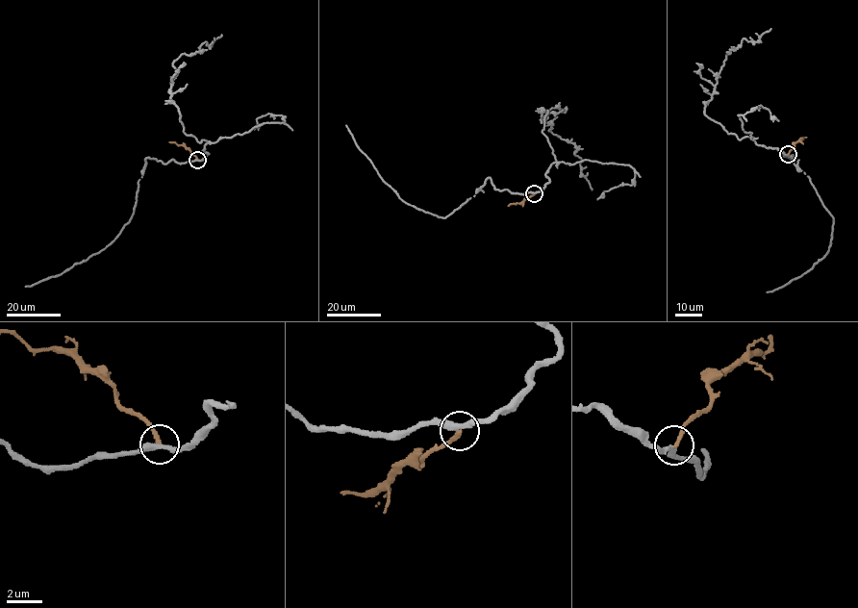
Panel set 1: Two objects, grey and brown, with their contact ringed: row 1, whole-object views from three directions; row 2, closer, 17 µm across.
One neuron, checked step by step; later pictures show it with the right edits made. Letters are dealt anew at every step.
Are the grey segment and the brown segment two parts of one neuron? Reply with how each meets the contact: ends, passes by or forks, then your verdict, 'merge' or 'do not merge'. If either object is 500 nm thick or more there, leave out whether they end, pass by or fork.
grey passes by; brown ends there; do not merge

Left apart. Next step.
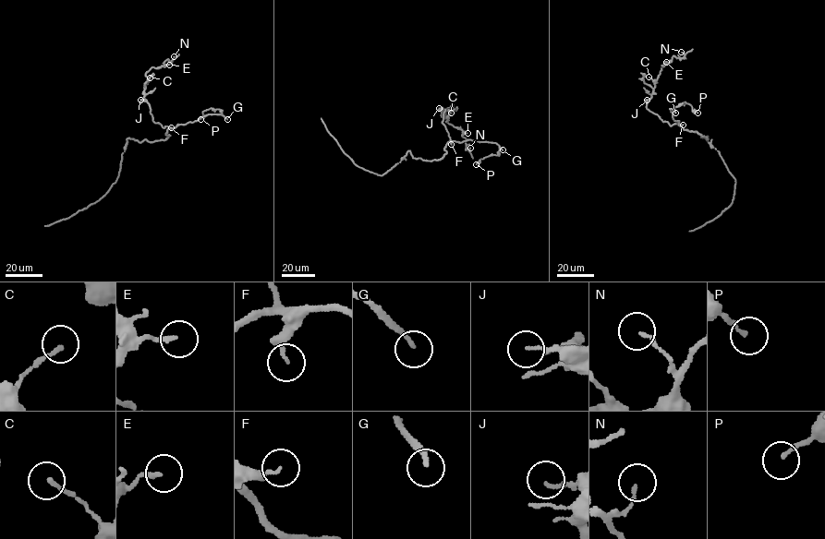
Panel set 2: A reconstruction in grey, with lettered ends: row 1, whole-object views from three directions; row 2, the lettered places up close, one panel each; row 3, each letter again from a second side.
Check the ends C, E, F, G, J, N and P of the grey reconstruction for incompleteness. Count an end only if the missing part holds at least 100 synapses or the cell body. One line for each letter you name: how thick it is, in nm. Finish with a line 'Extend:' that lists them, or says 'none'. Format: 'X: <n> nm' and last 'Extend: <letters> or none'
G: 200 nm
Extend: G

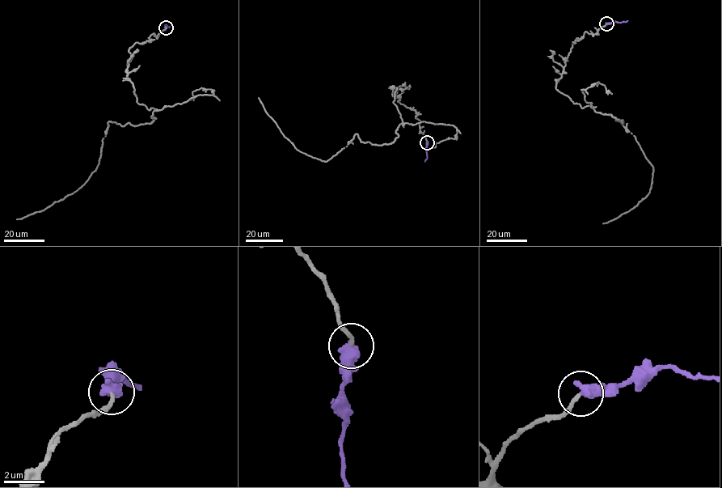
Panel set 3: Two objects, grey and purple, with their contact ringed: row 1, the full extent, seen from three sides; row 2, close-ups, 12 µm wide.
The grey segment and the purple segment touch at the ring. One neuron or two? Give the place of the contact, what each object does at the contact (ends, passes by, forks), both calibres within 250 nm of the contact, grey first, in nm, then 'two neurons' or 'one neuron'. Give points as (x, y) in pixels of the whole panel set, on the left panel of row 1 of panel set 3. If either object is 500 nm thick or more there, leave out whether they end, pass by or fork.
at (166, 27); 170 nm thick on the grey side, 650 nm on the other; one neuron

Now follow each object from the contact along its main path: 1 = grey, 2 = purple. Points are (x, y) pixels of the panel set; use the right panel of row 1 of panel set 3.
1: (606, 24), (574, 42), (556, 89), (582, 108), (622, 120), (616, 120), (653, 168), (646, 197), (603, 223)
2: (606, 24), (627, 20)

